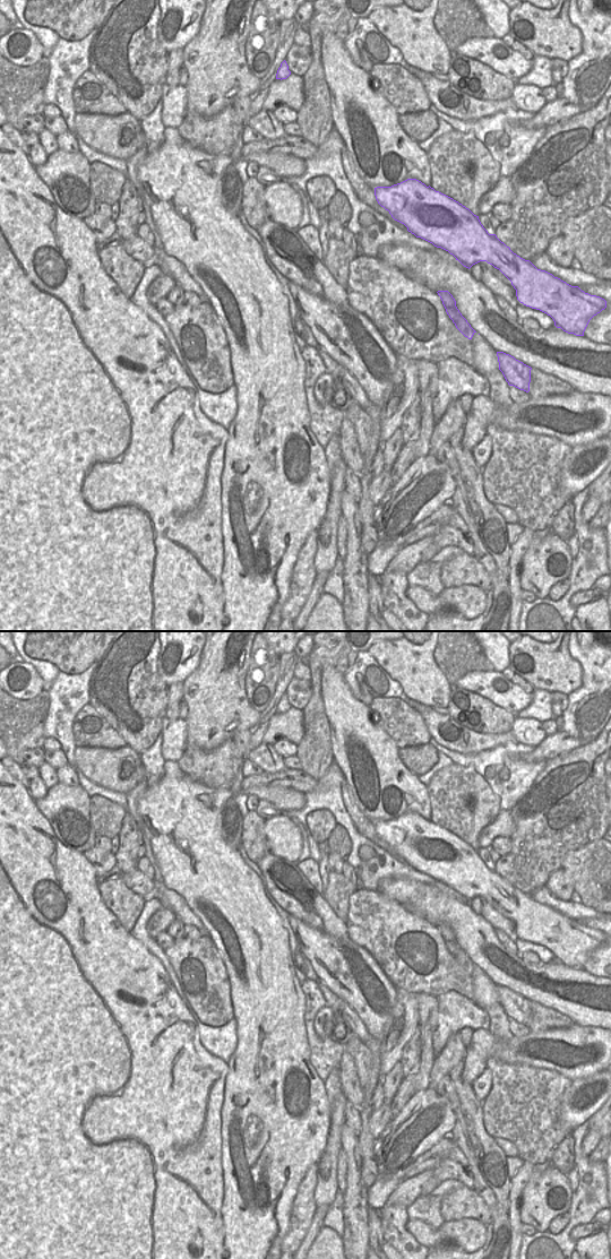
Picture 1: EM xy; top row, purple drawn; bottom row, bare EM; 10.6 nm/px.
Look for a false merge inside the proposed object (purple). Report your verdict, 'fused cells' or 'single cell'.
fused cells

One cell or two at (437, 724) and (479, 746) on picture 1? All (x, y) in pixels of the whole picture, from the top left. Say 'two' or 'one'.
one

